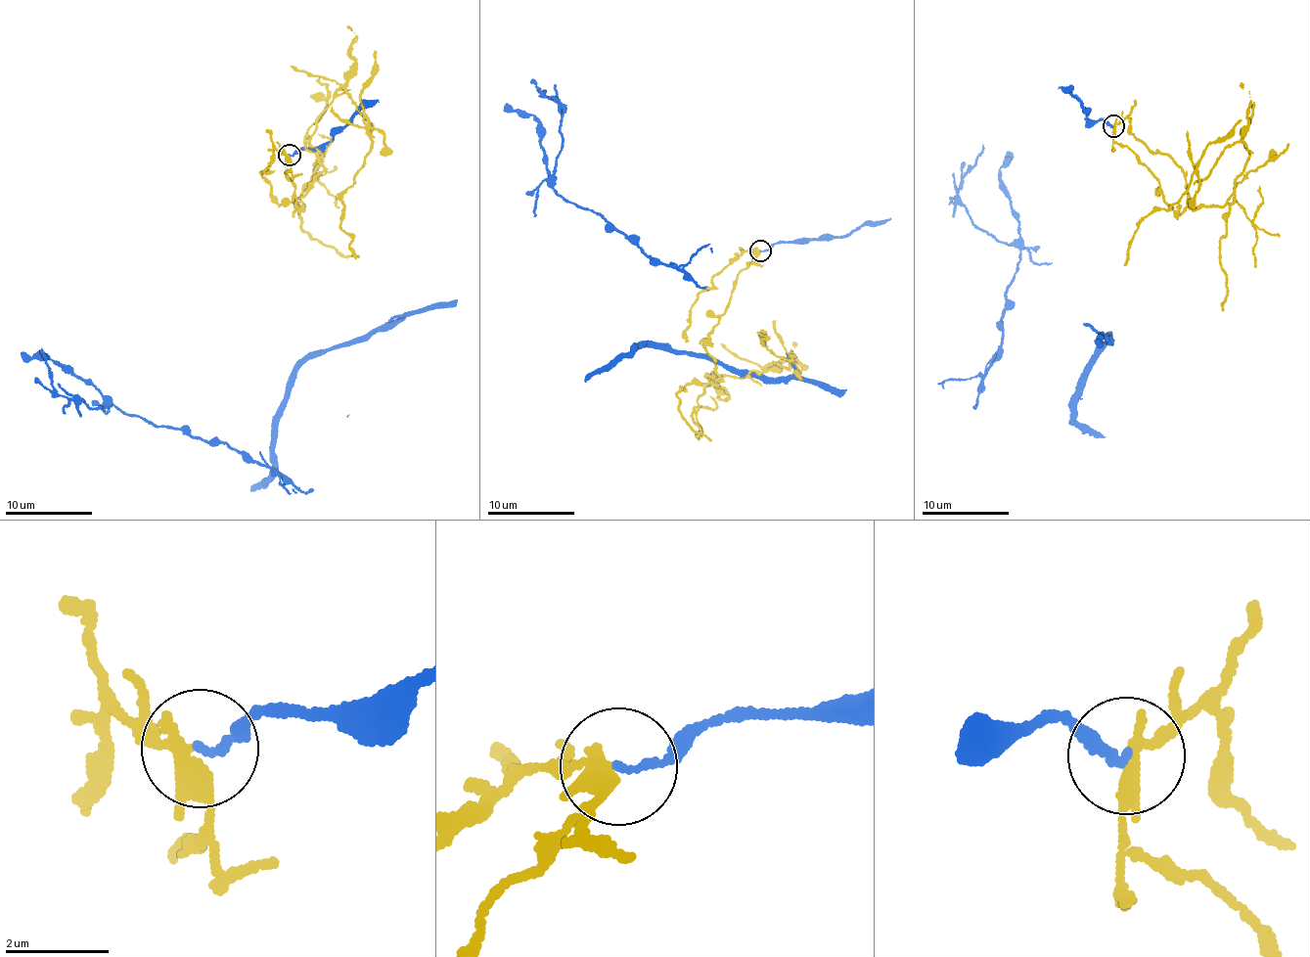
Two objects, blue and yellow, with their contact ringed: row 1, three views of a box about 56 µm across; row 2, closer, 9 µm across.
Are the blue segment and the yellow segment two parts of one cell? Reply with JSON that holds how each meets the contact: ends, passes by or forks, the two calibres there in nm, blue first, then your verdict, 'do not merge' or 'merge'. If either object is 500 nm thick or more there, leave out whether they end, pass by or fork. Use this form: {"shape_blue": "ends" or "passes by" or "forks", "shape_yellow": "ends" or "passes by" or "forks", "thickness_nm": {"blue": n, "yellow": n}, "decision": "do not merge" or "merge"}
{"shape_blue": "ends", "shape_yellow": "forks", "thickness_nm": {"blue": 150, "yellow": 200}, "decision": "do not merge"}

